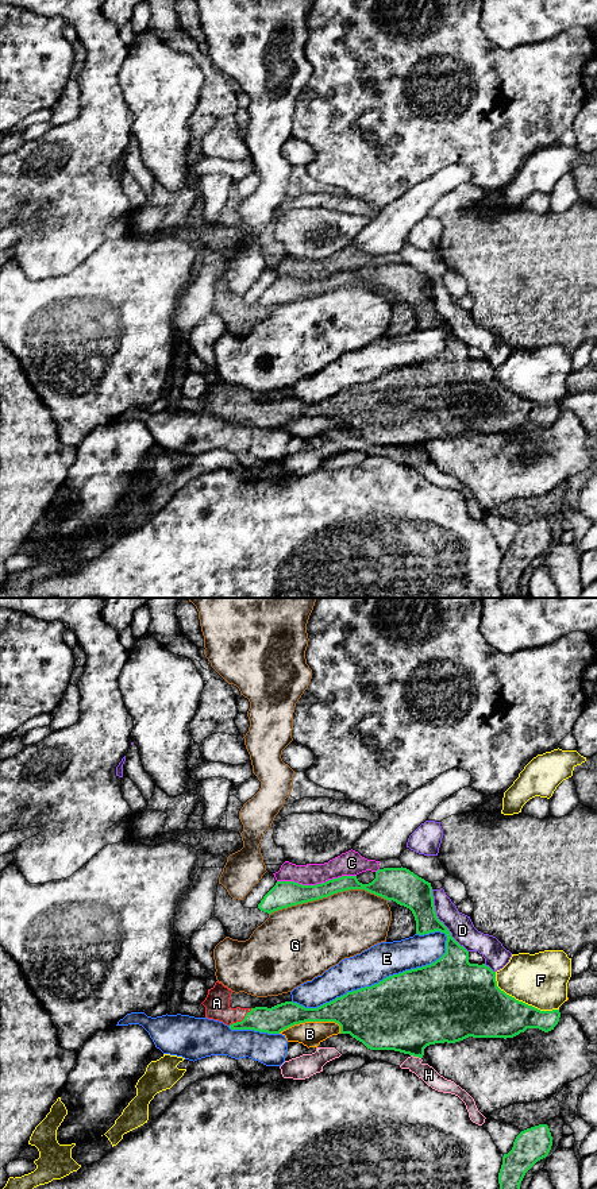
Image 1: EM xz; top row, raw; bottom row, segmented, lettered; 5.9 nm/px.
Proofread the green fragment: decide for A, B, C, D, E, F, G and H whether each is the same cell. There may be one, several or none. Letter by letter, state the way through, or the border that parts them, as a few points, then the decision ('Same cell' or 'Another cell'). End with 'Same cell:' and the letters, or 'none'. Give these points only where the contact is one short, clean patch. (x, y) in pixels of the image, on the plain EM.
A: Path across: xz (273, 416), (242, 416), (230, 412), (216, 398). Same cell
B: Another cell
C: Another cell
D: Another cell
E: Another cell
F: Another cell
G: Another cell
H: Another cell
Same cell: A

